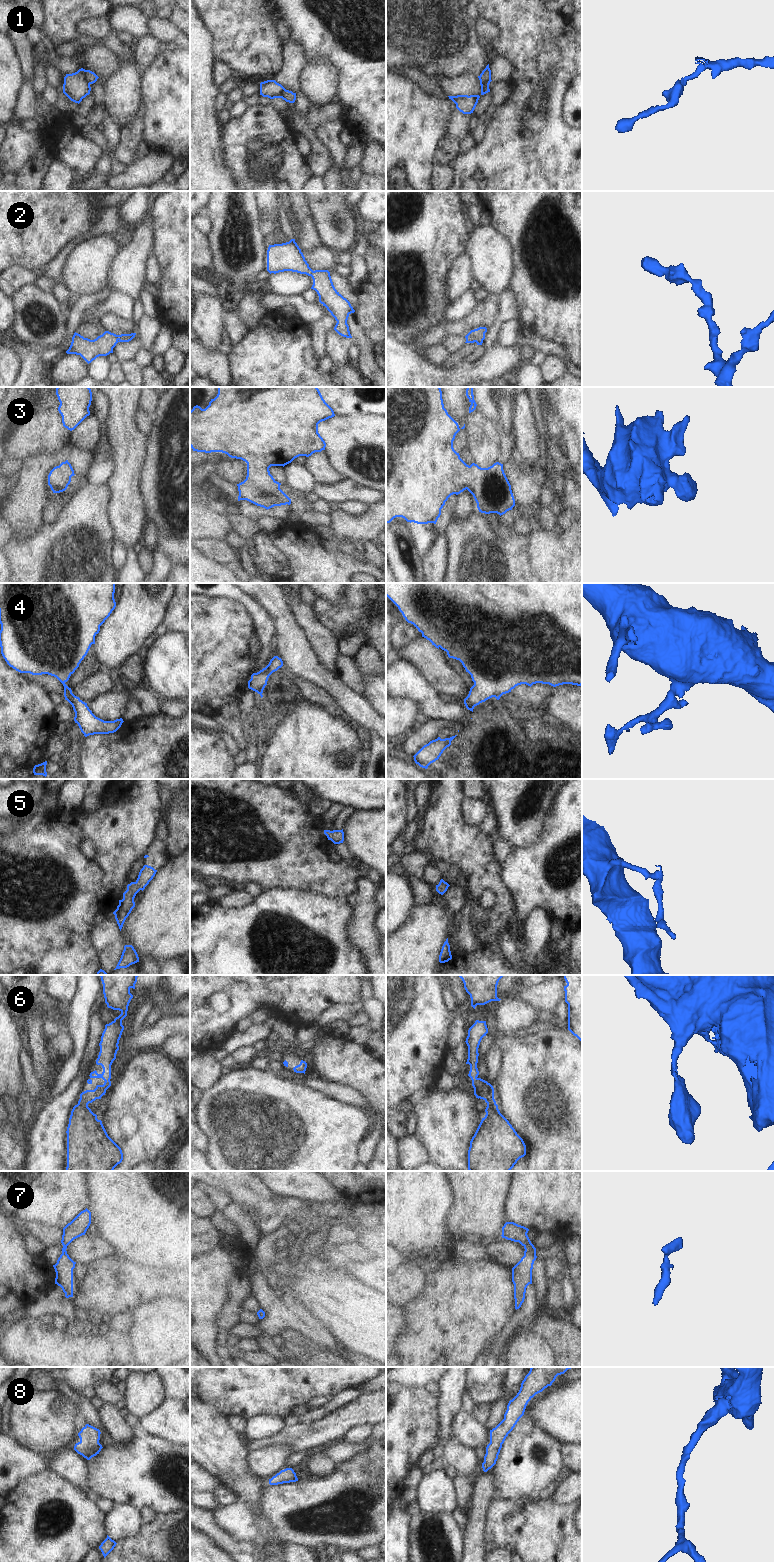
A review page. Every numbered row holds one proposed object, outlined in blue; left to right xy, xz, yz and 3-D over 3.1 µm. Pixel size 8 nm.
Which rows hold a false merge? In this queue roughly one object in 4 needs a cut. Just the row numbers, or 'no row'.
1

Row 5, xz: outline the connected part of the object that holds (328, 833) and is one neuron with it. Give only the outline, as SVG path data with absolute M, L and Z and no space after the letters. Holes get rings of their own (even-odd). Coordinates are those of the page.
M324 830L324 834L327 836L328 840L331 840L334 844L340 844L344 841L344 832L342 830Z

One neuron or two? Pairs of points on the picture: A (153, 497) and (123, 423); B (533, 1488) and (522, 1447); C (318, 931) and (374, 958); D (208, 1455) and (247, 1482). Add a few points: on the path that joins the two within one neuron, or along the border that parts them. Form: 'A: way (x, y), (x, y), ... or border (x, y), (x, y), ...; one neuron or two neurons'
A: border (148, 448), (142, 475), (143, 495); two neurons
B: way (528, 1478), (527, 1457); one neuron
C: border (348, 930), (351, 942), (363, 958); two neurons
D: way (218, 1455), (237, 1474); one neuron

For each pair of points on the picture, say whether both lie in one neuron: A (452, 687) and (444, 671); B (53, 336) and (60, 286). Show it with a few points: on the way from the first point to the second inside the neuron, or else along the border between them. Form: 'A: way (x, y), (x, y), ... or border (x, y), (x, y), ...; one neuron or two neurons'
A: way (448, 683), (444, 675); one neuron
B: border (53, 293), (67, 309); two neurons

